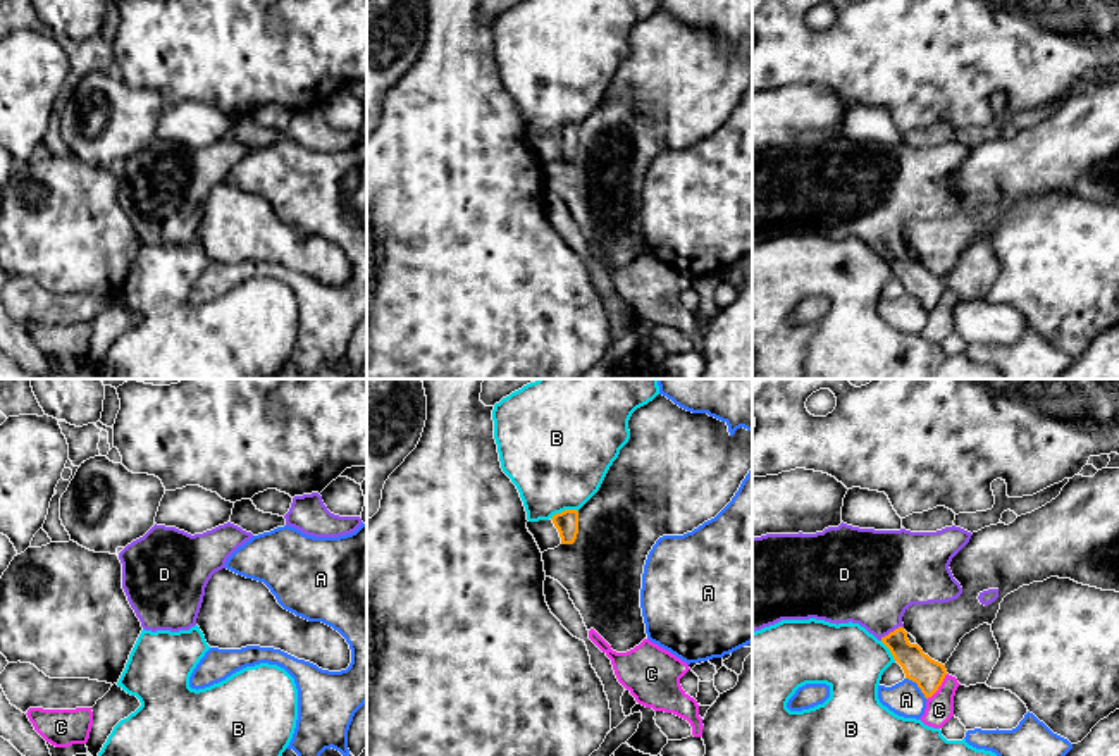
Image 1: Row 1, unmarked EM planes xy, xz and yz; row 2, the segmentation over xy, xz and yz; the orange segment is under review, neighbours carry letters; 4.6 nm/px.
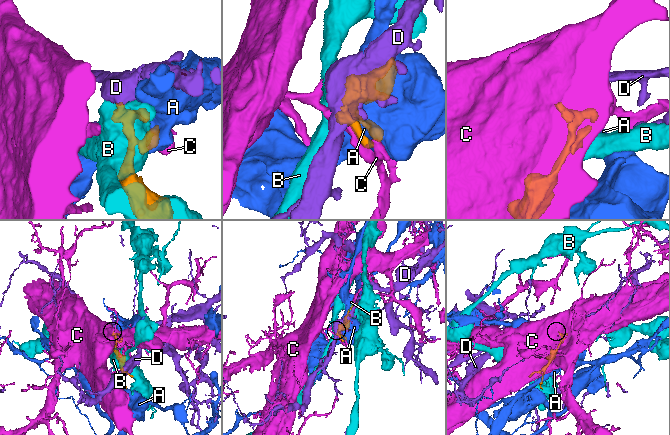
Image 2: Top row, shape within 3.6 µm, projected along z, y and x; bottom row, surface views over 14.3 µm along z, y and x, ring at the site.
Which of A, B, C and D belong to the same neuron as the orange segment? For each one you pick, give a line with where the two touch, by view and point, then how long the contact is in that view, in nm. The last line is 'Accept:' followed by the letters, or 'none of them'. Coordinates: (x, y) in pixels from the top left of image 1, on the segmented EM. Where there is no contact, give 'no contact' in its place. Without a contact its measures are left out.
D: contact yz (890, 632); length 130 nm
Accept: D

